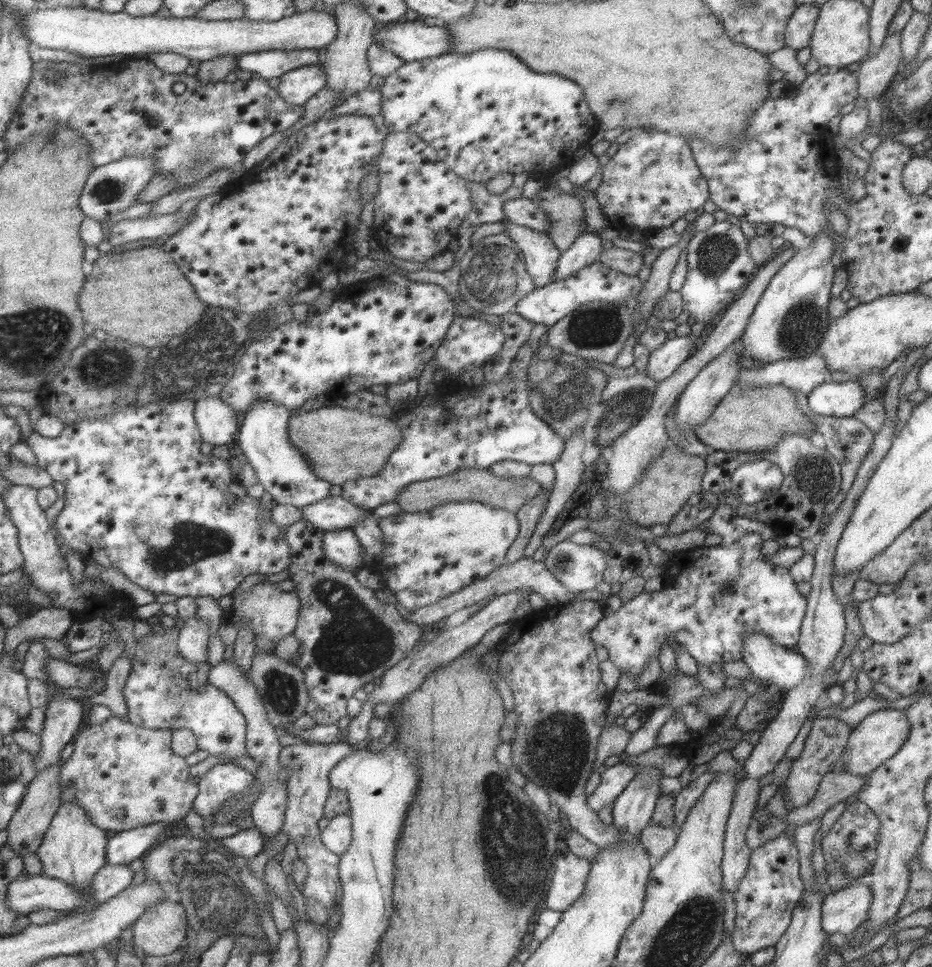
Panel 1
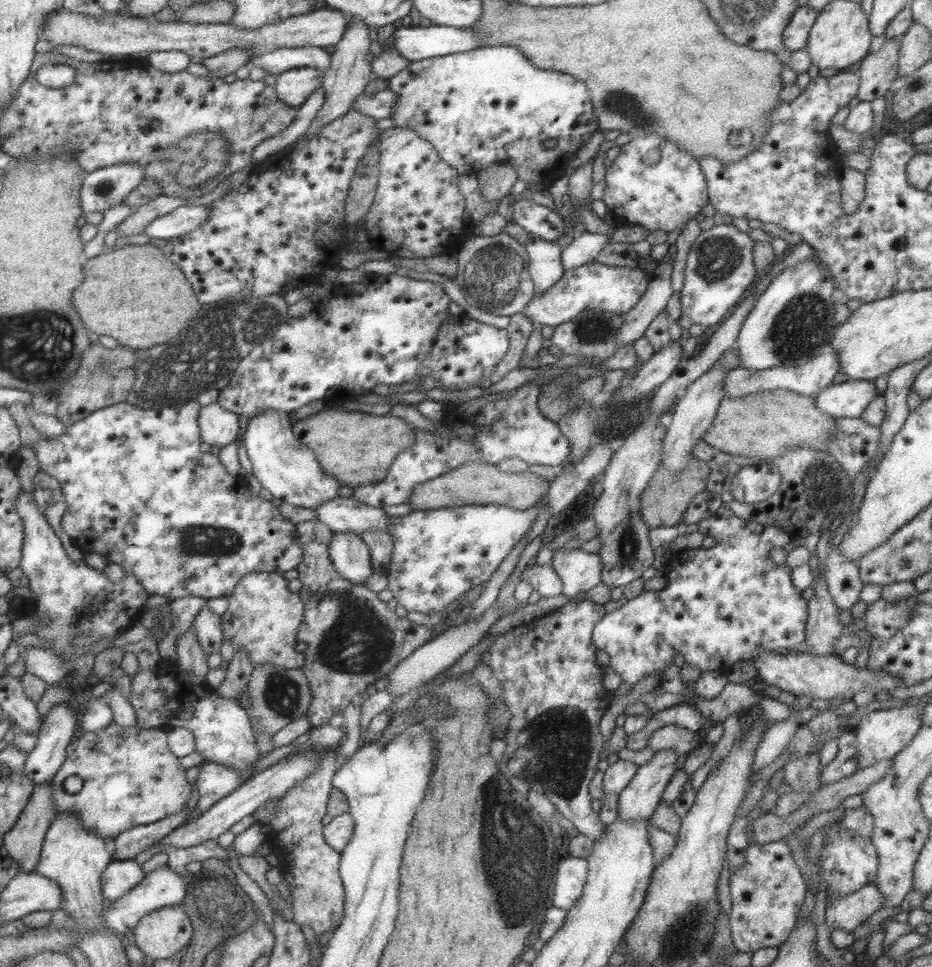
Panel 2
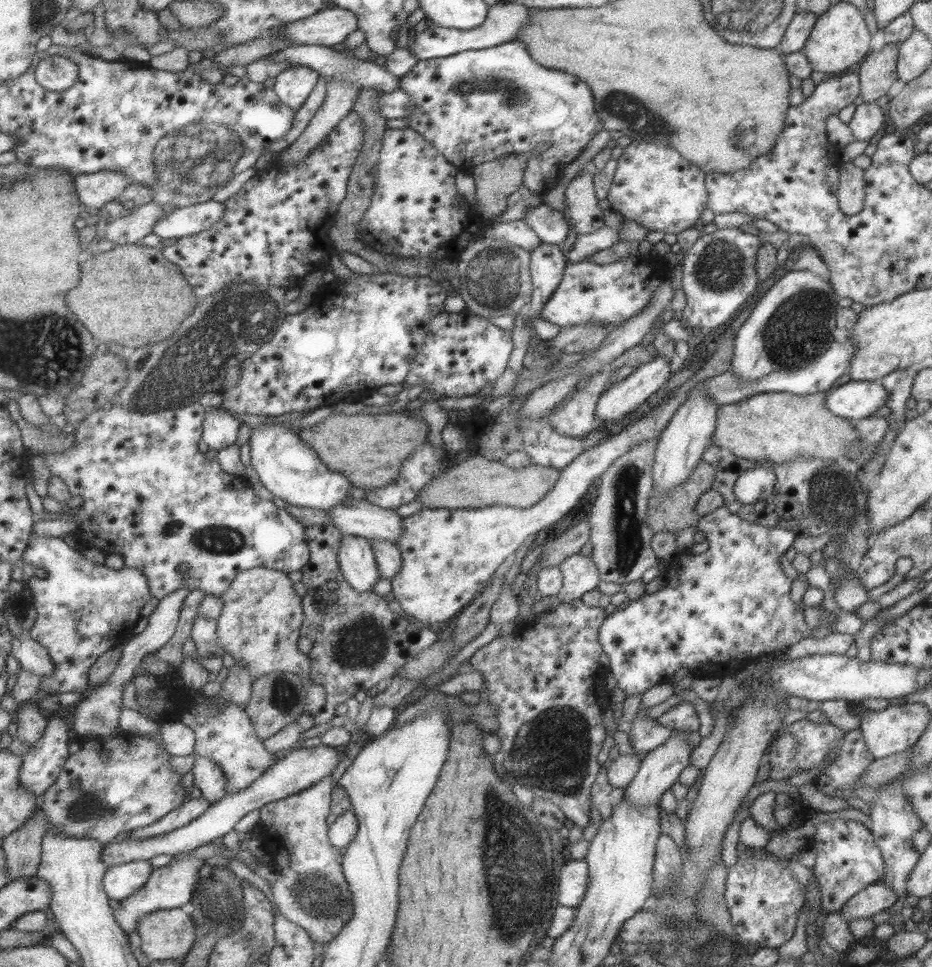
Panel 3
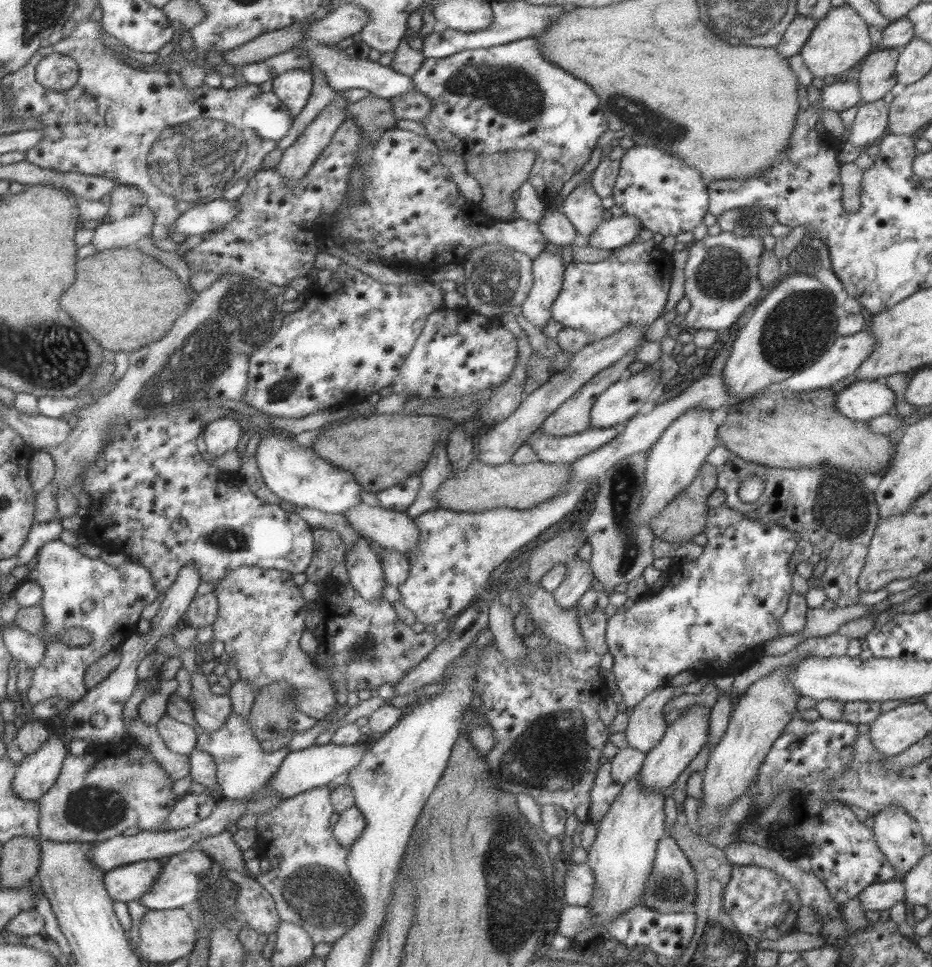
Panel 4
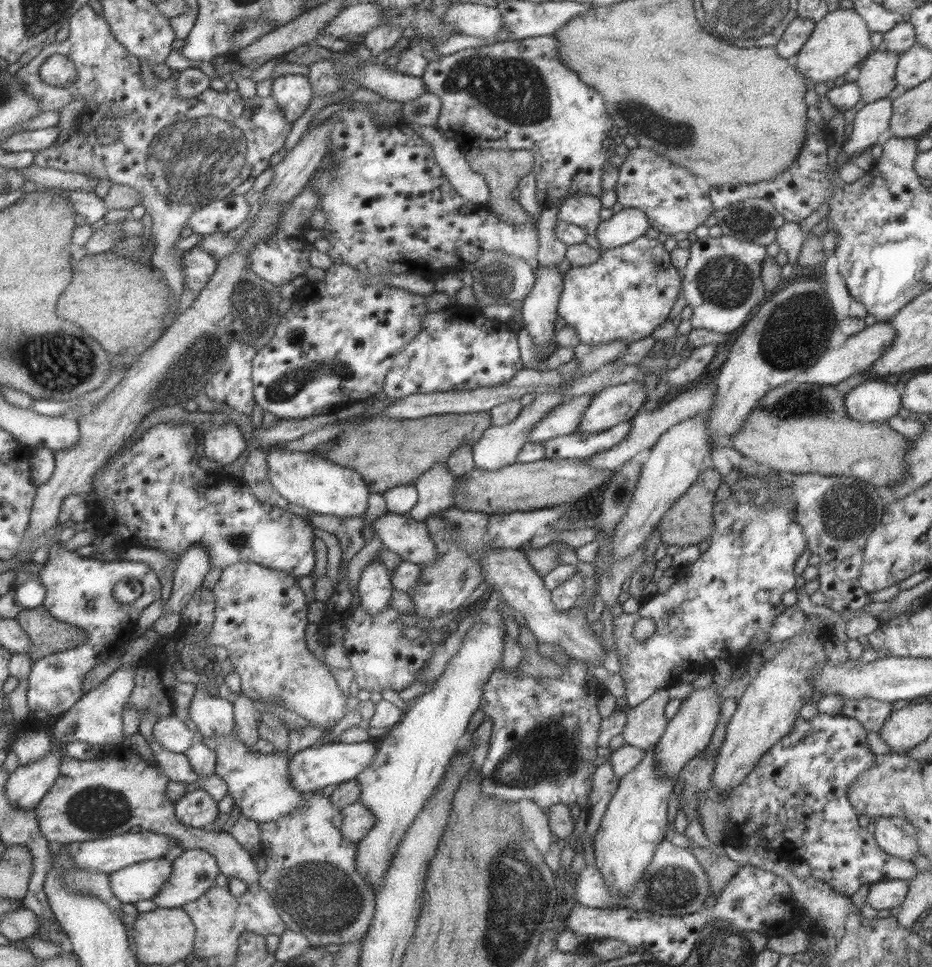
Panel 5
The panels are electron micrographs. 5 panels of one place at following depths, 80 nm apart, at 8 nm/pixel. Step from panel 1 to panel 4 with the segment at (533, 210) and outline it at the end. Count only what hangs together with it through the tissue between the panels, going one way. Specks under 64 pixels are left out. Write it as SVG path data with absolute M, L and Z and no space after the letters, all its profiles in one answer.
M547 205L541 213L537 226L546 242L552 242L557 246L571 244L576 234L573 225L568 218L557 209Z

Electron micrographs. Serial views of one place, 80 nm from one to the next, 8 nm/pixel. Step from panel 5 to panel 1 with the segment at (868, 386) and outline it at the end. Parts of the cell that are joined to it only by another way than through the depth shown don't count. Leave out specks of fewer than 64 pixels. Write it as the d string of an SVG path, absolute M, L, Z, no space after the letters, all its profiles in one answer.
M855 380L822 382L809 392L807 406L820 416L853 416L865 403L865 393Z

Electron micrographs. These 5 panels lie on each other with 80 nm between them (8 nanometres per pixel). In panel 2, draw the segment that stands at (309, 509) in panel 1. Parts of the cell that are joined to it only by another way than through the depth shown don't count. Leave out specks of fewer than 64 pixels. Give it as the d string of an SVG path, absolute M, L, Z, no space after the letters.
M335 496L333 500L313 508L315 519L326 524L334 533L350 532L359 534L363 531L388 529L389 516L382 509L372 508L357 500Z

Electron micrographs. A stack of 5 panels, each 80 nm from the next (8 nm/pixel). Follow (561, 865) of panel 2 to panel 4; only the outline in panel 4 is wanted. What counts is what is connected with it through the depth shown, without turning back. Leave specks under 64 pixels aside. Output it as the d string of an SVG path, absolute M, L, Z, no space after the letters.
M586 863L566 865L563 878L563 904L586 907L593 891L593 873Z

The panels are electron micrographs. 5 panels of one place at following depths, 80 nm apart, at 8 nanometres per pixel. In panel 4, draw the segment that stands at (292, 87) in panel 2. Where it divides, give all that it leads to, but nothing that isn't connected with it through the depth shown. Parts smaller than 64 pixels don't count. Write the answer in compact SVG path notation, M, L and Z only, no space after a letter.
M291 69L271 79L272 91L292 118L301 112L312 89L313 75L308 69Z

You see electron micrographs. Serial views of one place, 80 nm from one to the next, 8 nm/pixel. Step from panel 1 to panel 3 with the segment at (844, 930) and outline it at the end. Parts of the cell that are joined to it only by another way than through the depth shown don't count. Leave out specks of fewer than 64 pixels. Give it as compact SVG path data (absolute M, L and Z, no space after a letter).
M880 883L871 884L851 896L839 912L847 924L851 919L869 921L873 915L887 911L896 902L897 897L893 889Z

